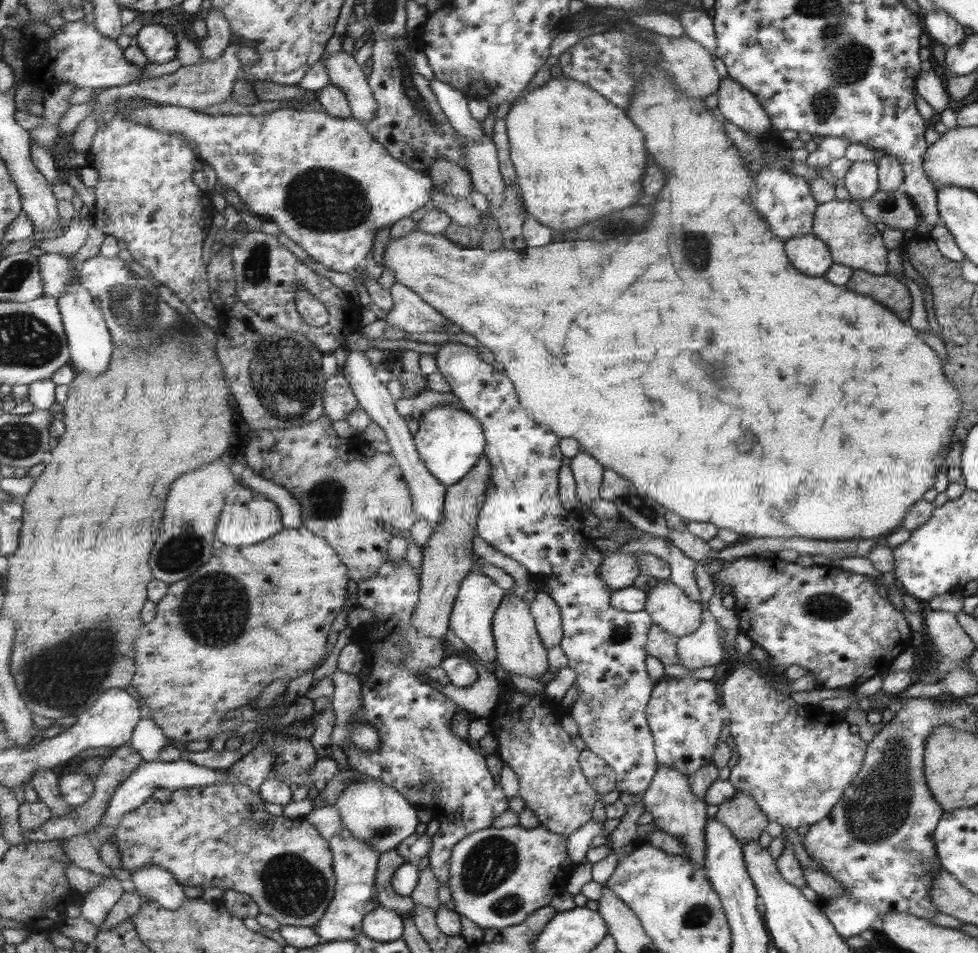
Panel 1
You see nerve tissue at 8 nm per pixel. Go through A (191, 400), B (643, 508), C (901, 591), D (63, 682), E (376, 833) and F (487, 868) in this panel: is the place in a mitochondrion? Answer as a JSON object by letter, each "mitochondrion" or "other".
{"A":"other","B":"mitochondrion","C":"other","D":"mitochondrion","E":"mitochondrion","F":"mitochondrion"}

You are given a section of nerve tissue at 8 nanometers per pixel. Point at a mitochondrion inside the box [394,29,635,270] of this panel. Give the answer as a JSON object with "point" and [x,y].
{"point":[417,103]}

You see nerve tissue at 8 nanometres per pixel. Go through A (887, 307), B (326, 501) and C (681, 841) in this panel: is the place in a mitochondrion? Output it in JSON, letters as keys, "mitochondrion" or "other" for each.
{"A":"other","B":"mitochondrion","C":"other"}

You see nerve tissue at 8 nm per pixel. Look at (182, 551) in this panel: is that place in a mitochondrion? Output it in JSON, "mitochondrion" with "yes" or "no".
{"mitochondrion":"yes"}

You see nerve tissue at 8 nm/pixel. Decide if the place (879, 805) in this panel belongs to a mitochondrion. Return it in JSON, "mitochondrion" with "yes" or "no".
{"mitochondrion":"yes"}

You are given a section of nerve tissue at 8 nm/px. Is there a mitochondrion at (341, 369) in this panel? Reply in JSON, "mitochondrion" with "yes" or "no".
{"mitochondrion":"no"}

